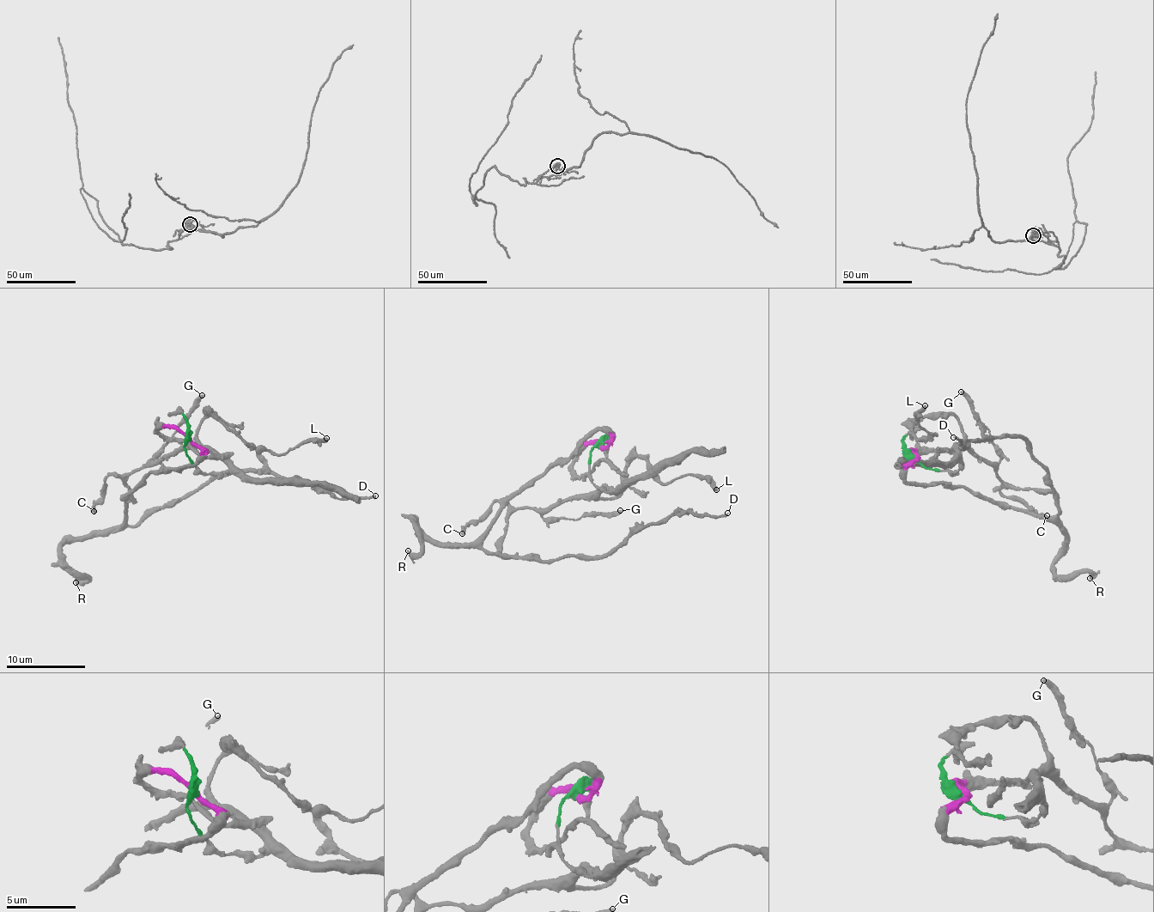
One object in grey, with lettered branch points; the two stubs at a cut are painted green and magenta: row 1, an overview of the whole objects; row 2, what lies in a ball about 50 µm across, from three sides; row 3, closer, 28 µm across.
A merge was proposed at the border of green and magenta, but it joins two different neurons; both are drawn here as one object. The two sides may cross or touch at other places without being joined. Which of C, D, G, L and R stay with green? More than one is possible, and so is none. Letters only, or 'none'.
C, G, L

